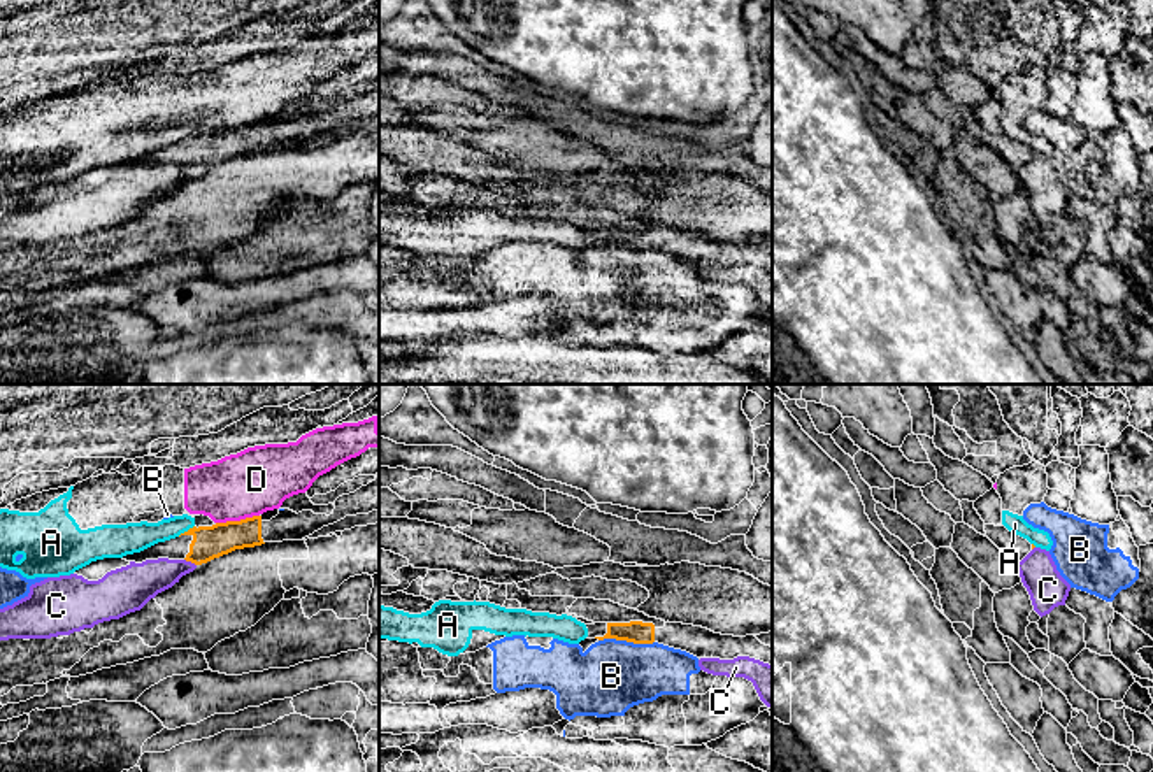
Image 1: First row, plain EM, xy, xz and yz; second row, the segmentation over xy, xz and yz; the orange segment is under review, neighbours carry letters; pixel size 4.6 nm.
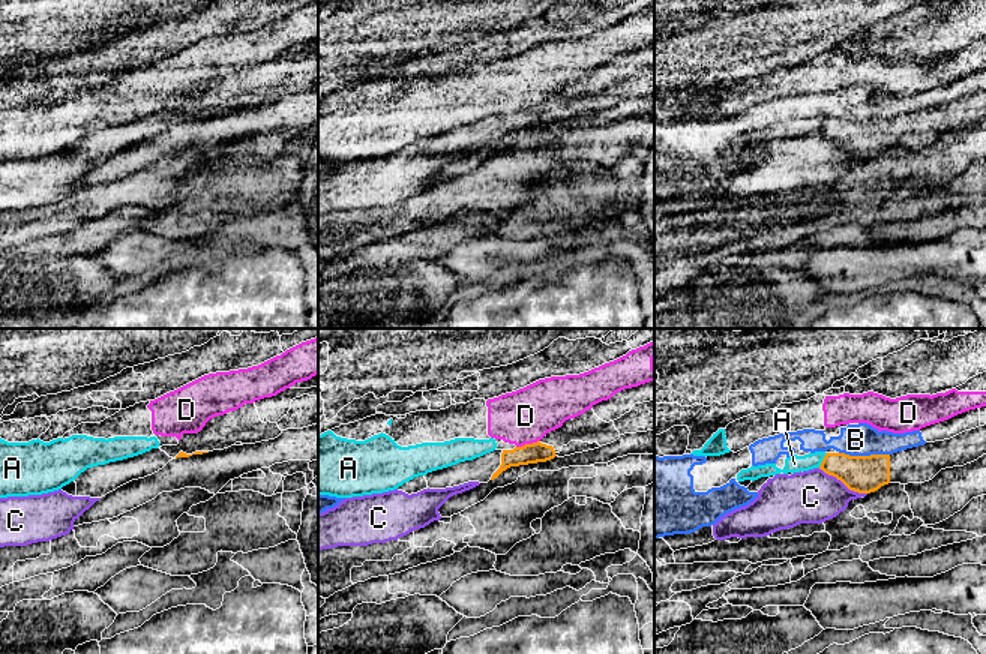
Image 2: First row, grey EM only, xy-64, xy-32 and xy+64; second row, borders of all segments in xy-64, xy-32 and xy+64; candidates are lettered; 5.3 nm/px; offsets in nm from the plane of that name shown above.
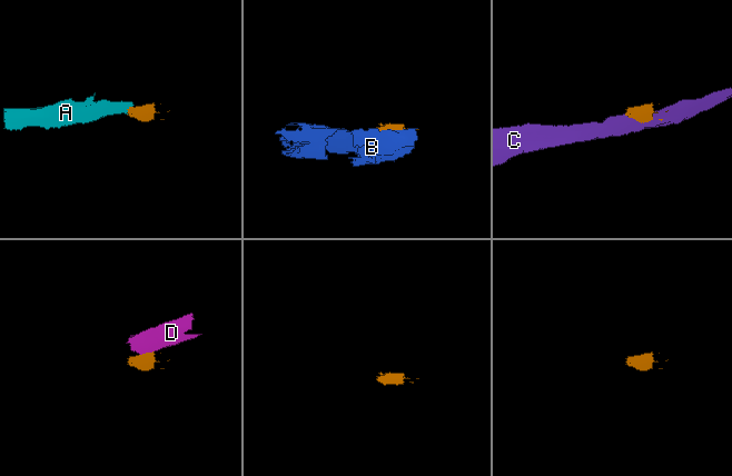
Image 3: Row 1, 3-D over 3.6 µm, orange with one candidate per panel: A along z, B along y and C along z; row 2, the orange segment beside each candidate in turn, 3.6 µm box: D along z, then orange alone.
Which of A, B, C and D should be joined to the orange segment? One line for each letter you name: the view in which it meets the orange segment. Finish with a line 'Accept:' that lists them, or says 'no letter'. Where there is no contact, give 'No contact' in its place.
Accept: no letter

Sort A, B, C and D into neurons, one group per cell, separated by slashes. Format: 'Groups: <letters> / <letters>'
Groups: A D / B / C

